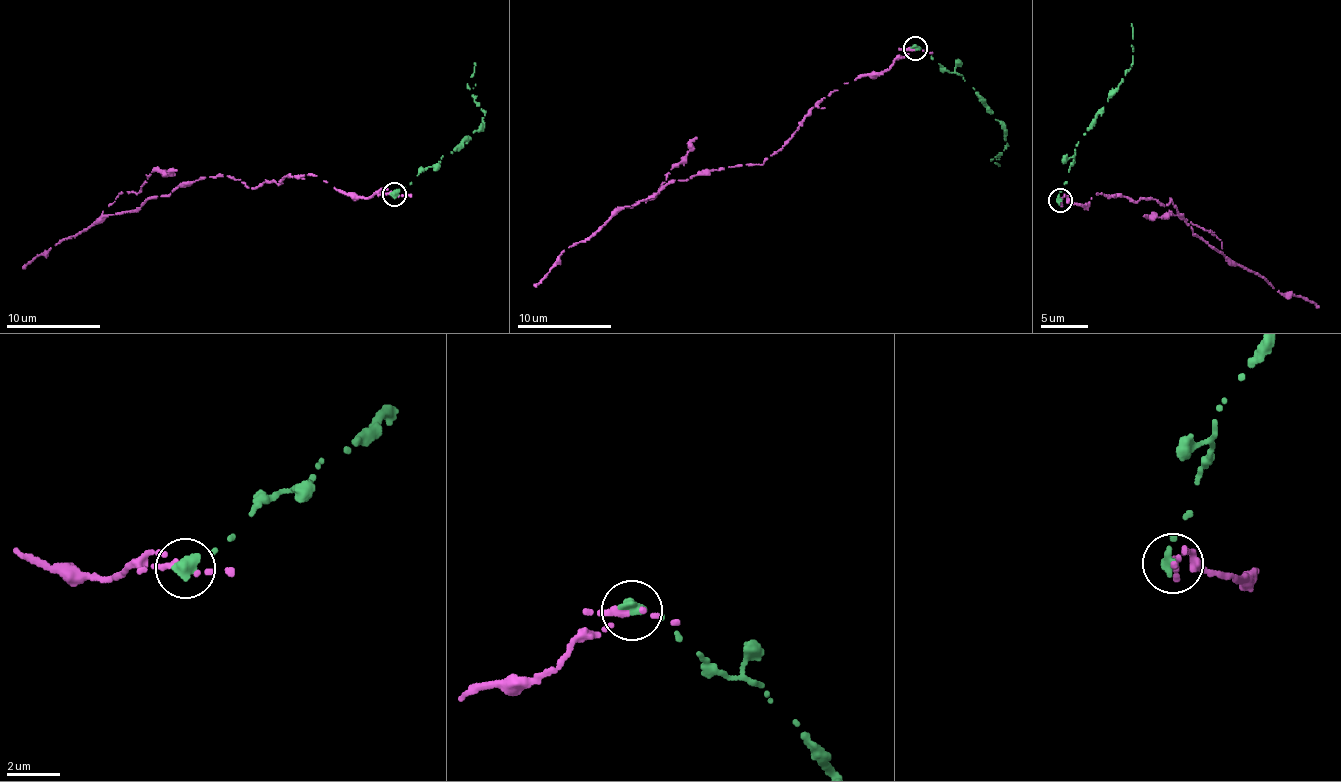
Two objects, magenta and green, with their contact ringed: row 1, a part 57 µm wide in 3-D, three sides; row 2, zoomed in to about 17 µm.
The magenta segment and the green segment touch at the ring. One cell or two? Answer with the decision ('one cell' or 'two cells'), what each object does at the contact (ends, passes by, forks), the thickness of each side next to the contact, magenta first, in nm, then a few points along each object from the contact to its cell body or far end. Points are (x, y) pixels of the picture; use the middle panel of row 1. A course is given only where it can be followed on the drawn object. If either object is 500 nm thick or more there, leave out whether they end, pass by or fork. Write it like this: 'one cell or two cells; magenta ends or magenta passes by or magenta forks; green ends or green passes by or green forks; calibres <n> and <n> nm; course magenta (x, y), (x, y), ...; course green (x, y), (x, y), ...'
two cells; magenta passes by; green ends; calibres 240 and 440 nm; course magenta (914, 48), (885, 72), (871, 72), (830, 92), (762, 165), (700, 171), (619, 208), (653, 199), (696, 138); course green (916, 47), (960, 75), (1002, 126), (1008, 143), (990, 160), (1000, 166)

